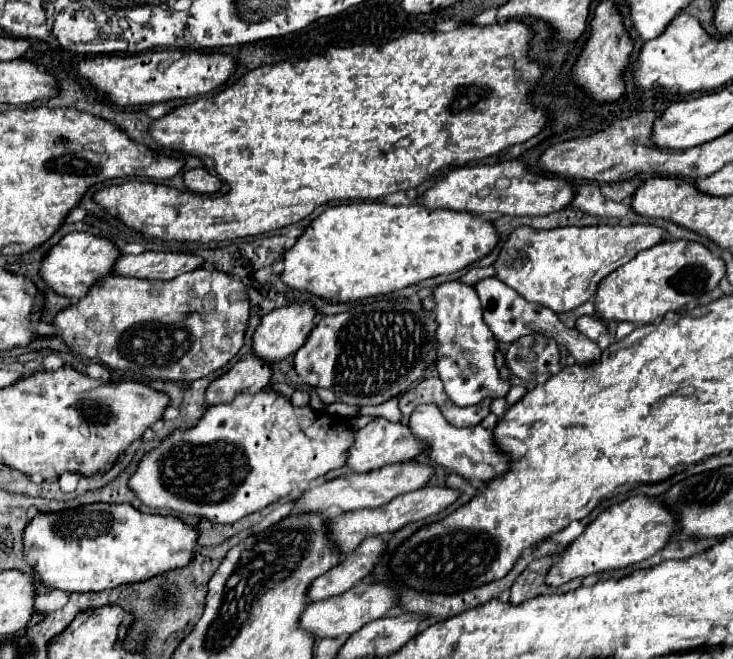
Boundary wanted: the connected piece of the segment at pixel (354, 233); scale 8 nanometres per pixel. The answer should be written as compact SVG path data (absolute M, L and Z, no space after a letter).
M351 202L351 204L339 204L339 206L331 206L327 208L319 218L315 218L309 228L305 230L305 234L297 240L297 244L293 248L289 248L285 252L285 270L281 274L281 280L285 284L289 284L291 288L297 288L301 292L313 292L329 302L355 302L355 300L363 300L369 296L379 296L379 294L389 294L395 290L401 290L409 284L417 284L421 280L439 276L439 274L451 274L451 272L459 272L465 266L481 260L483 256L487 256L499 242L499 234L493 226L491 220L485 220L481 216L473 216L469 212L459 212L459 210L447 210L447 208L437 208L437 210L429 210L425 206L389 206L383 202Z

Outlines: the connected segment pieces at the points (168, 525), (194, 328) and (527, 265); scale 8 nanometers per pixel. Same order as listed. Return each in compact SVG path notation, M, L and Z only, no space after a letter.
M89 504L67 512L37 514L25 530L25 560L49 588L99 592L185 568L197 552L197 536L195 526L175 516L143 514L131 504Z
M197 268L167 282L109 276L93 286L89 296L55 316L55 326L63 332L61 338L77 354L87 356L89 360L99 360L115 370L143 368L143 376L175 382L195 382L215 370L221 370L241 350L247 324L247 288L231 274L207 268Z
M597 224L553 230L533 230L523 226L509 236L493 266L497 268L497 278L509 284L525 300L543 304L555 314L561 314L591 300L605 276L627 264L637 252L659 244L663 236L665 230L653 224Z

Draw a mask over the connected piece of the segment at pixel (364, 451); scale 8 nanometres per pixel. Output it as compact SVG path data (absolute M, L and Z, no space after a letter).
M375 418L373 422L369 422L365 428L357 430L355 432L355 444L353 448L349 450L349 460L347 460L347 466L353 470L353 472L371 472L375 468L381 468L381 466L387 466L387 464L393 464L393 462L407 462L407 460L413 460L417 458L423 450L427 448L425 442L417 440L409 426L407 424L393 424L385 418Z

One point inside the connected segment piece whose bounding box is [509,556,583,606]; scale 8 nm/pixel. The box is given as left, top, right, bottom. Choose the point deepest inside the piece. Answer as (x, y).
(531, 583)

